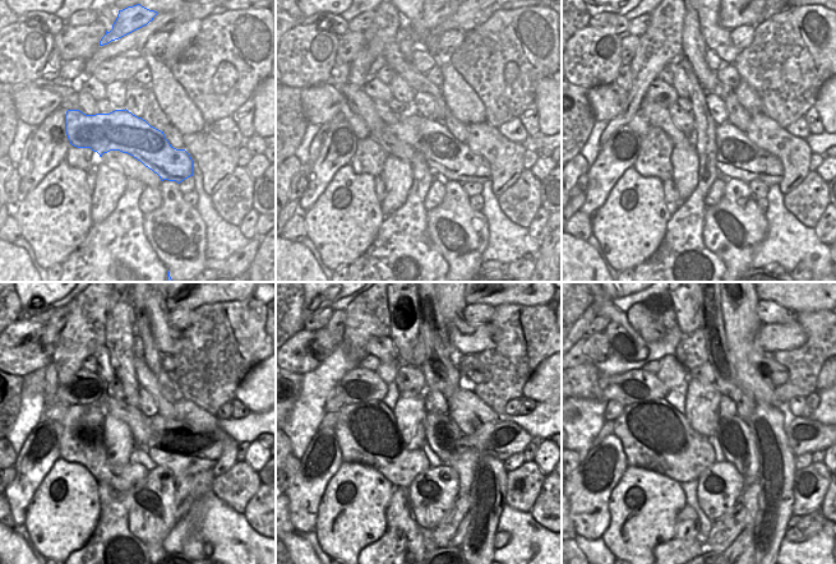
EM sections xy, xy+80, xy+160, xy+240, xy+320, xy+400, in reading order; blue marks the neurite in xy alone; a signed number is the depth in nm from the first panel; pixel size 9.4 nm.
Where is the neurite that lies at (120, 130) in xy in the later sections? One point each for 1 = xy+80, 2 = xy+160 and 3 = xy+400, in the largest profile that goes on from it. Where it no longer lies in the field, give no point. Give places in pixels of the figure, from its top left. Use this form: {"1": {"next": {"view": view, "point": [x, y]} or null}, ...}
{"1": {"next": {"view": "xy+80", "point": [444, 153]}}, "2": {"next": {"view": "xy+160", "point": [737, 156]}}, "3": {"next": {"view": "xy+400", "point": [806, 437]}}}

